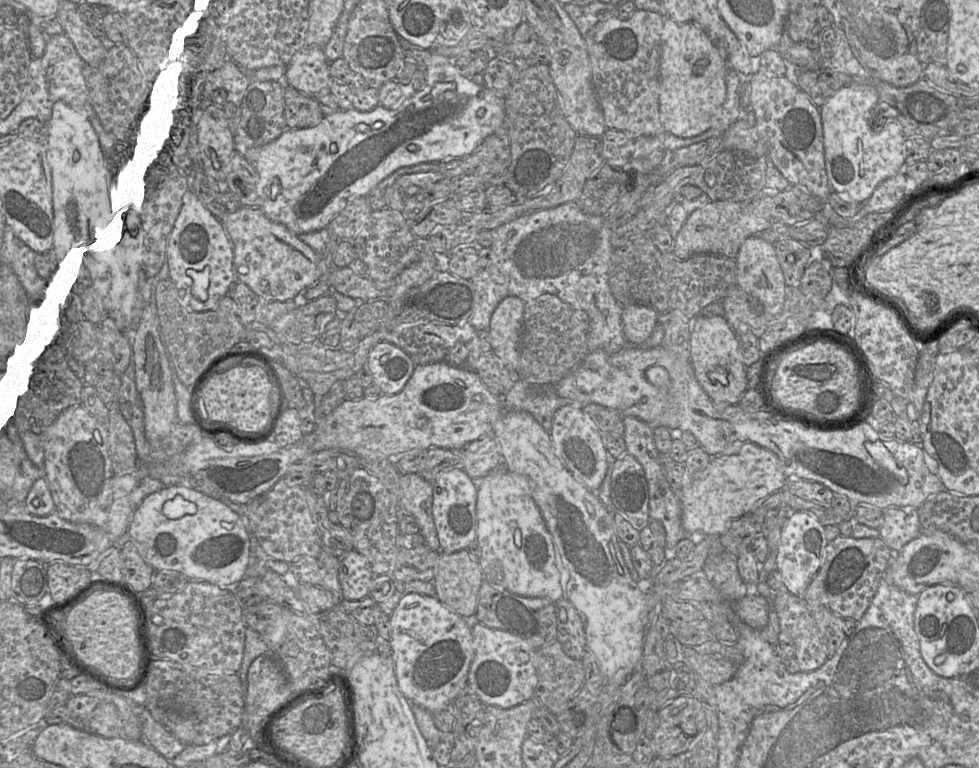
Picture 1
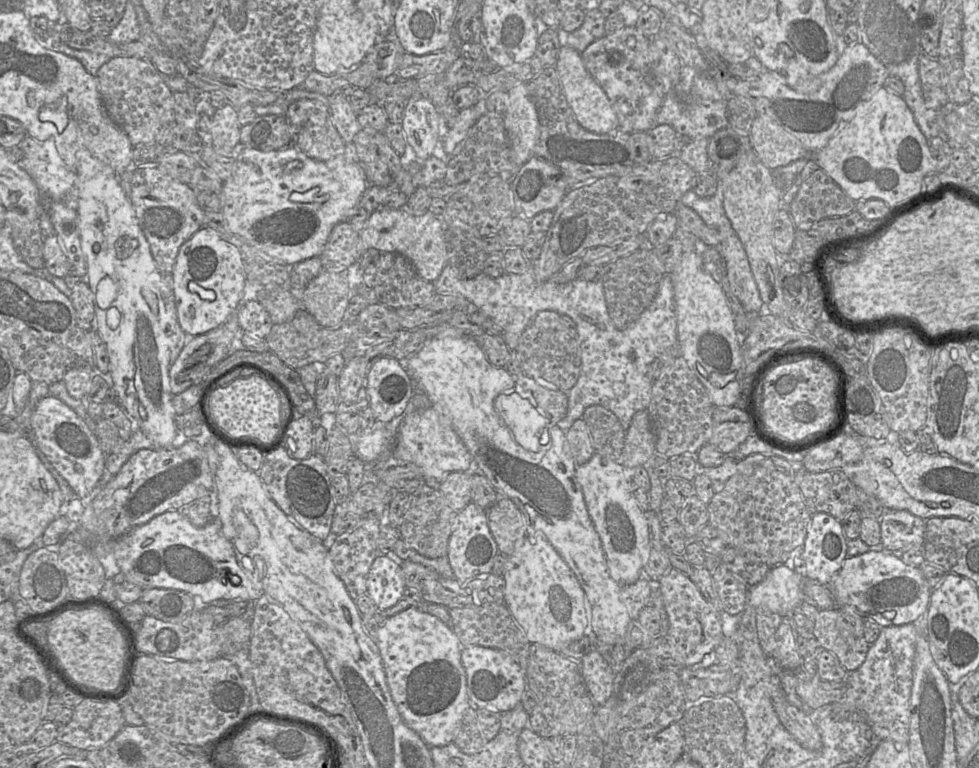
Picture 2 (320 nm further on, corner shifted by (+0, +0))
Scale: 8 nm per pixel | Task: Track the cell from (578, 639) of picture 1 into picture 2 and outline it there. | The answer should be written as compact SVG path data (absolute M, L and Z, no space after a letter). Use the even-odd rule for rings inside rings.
M591 650L580 662L581 674L595 706L608 700L613 691L615 675L596 650Z

